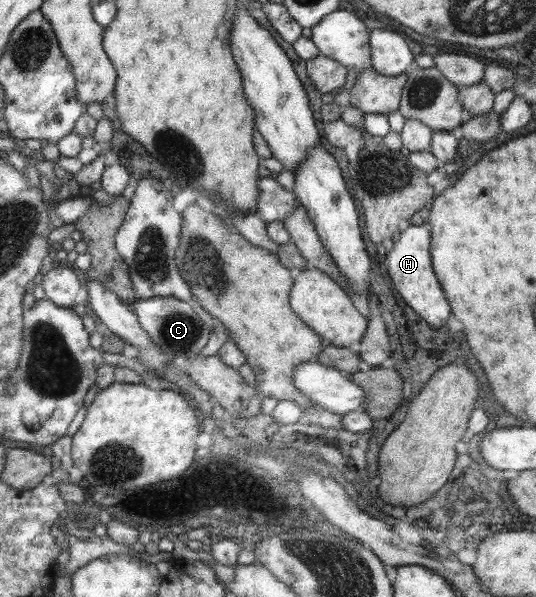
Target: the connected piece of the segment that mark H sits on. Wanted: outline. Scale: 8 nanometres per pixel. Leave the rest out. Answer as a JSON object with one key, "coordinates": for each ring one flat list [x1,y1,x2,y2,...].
{"coordinates":[[409,225,407,229,397,232,392,249,387,253,387,272,389,282,407,302,407,306,419,314,431,328,439,328,449,318,449,306,443,296,440,282,437,282,434,270,429,262,429,230,427,226]]}

